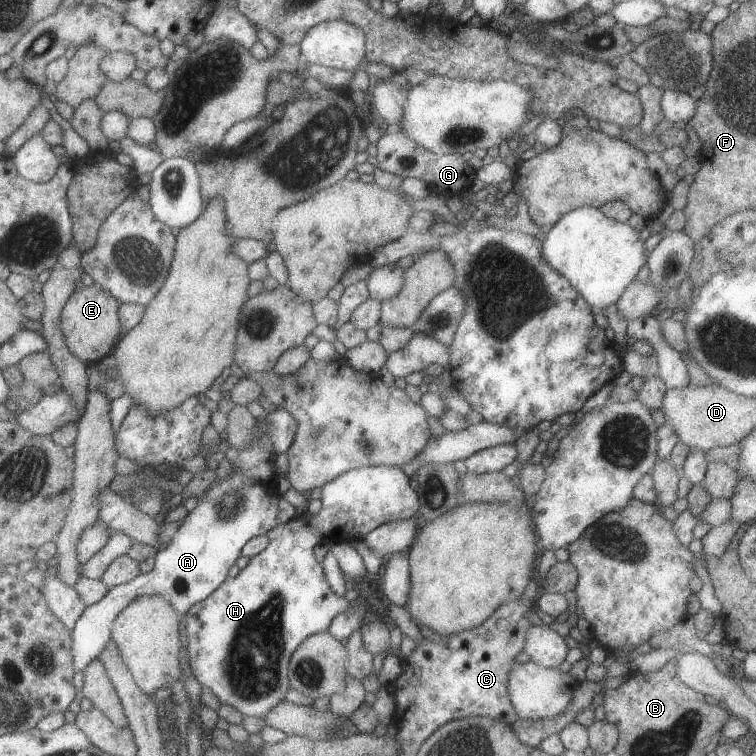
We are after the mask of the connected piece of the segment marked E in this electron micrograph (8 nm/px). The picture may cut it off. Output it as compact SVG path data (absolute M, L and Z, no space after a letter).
M95 285L73 291L61 309L59 328L69 352L86 364L96 363L111 355L122 332L118 318L119 303L110 292Z

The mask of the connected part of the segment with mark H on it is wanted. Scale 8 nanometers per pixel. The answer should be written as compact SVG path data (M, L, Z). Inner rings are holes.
M375 465L372 467L361 467L358 469L348 470L335 478L332 478L327 484L324 484L321 488L320 495L321 508L318 515L309 515L306 520L303 516L295 516L285 523L279 523L275 528L271 528L267 534L269 544L267 548L249 558L247 565L241 569L238 574L233 578L226 578L209 596L205 596L203 600L195 602L193 606L189 607L189 610L184 614L185 620L185 636L187 637L187 656L188 663L191 667L191 672L197 682L197 687L209 688L215 696L217 696L220 704L227 704L240 712L241 715L255 716L263 719L265 712L269 708L273 708L275 704L279 704L281 700L284 700L285 694L290 690L289 678L288 678L288 662L289 658L299 646L300 642L303 642L305 638L311 636L313 633L323 632L329 626L329 623L337 614L349 614L349 603L344 598L339 598L337 594L333 594L331 587L327 584L325 576L323 574L323 568L320 562L317 562L313 557L313 547L315 545L328 545L341 542L350 542L352 540L363 539L363 536L371 530L375 530L377 526L389 523L395 520L405 520L417 516L418 512L418 496L416 491L409 486L409 478L405 476L402 467L391 465Z

